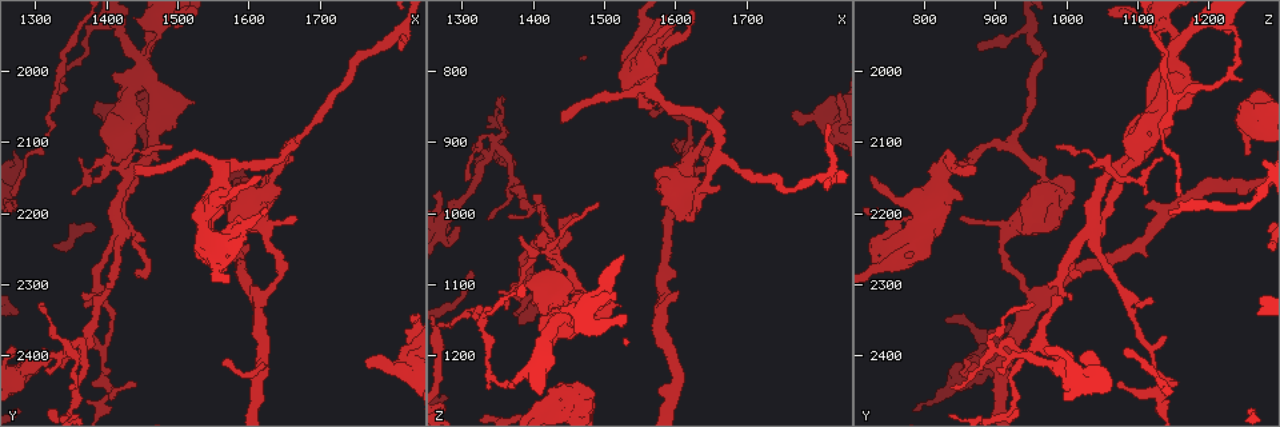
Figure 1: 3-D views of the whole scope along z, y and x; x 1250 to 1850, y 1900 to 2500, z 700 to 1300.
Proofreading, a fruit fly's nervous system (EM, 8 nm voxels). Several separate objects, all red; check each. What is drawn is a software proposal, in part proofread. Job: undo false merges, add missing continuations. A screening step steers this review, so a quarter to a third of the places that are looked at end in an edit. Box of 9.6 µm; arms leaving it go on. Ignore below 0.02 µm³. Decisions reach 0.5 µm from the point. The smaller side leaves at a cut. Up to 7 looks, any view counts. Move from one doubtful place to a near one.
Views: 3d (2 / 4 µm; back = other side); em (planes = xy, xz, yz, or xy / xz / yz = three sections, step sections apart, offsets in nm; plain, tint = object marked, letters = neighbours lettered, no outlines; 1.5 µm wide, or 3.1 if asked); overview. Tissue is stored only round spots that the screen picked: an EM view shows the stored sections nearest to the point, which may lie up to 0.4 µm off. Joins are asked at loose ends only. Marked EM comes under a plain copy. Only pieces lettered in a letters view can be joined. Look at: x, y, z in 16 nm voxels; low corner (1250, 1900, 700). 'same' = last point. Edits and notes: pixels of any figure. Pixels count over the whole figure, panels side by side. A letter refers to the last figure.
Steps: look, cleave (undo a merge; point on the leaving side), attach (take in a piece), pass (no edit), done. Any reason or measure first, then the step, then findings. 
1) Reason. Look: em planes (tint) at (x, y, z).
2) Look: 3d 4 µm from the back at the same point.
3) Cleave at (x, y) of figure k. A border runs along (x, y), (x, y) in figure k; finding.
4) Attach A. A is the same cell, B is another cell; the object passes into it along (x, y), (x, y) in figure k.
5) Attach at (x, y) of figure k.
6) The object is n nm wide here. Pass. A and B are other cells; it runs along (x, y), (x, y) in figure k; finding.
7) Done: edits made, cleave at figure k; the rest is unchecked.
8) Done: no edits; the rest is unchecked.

Look: em planes (tint) at (1585, 2205, 770).

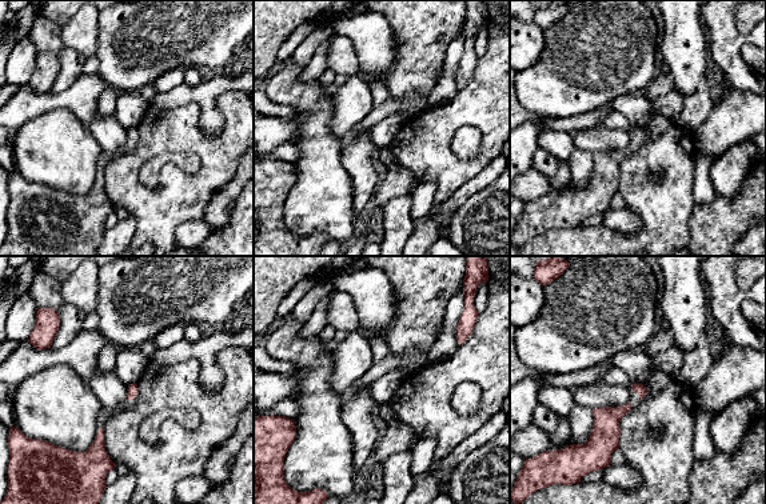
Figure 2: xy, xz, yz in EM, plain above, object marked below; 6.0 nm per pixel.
Look: em planes (letters) at the same point.

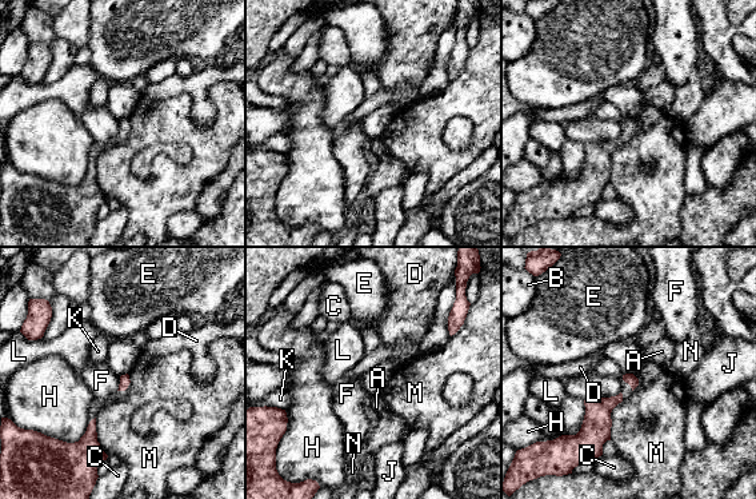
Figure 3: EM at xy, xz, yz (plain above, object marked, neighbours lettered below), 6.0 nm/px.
Pass. A, B, C, D, E, F, H, J, K, L, M and N are other cells; a border runs along (620, 391), (584, 400) in figure 3; none of them fits.

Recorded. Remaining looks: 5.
Branch stops here. Look: em yz step 4 (letters) at (1765, 2410, 860).

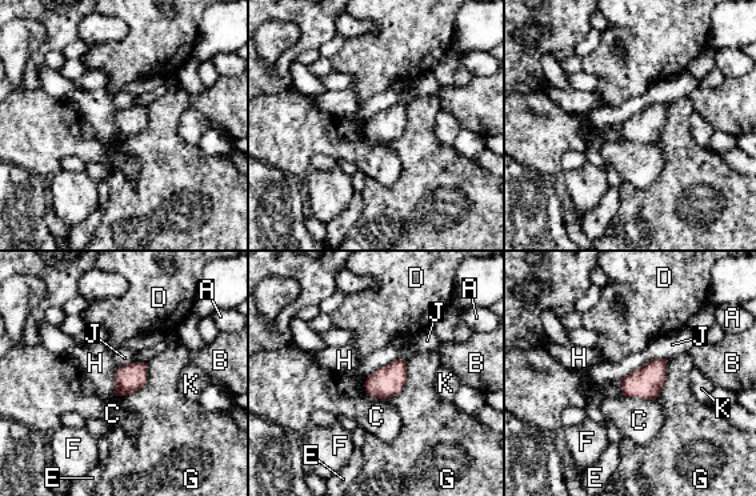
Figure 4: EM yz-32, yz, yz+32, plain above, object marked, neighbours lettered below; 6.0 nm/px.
The longest contact is with J, 300 nm. Pass. A, B, C, D, E, F, G, H, J and K are other cells; a border runs along (148, 363), (146, 383), (116, 396) in figure 4; none of them fits.

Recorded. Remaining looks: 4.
Thin end. Look: em xy step 4 (tint) at (1365, 2315, 1000).

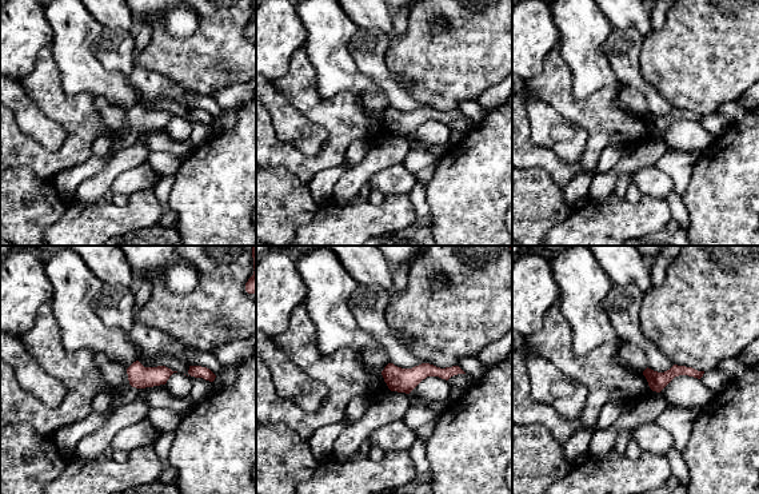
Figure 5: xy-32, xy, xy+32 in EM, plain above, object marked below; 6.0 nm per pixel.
Cut it another way. Look: em planes (letters) at the same point.

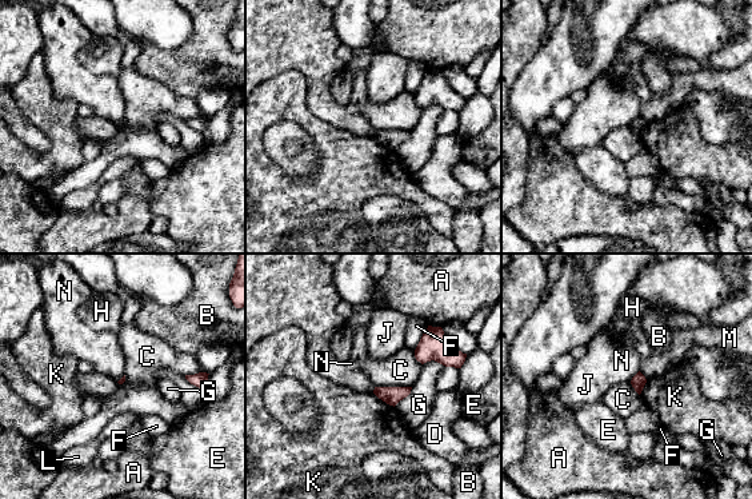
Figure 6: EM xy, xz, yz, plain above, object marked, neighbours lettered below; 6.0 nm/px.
Pass. A, B, C, D, E, F, G, H, J, K, L, M and N are other cells; a border runs along (639, 370), (630, 382) in figure 6; none of them fits.

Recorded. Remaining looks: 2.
Done: no edits; the rest is unchecked.

